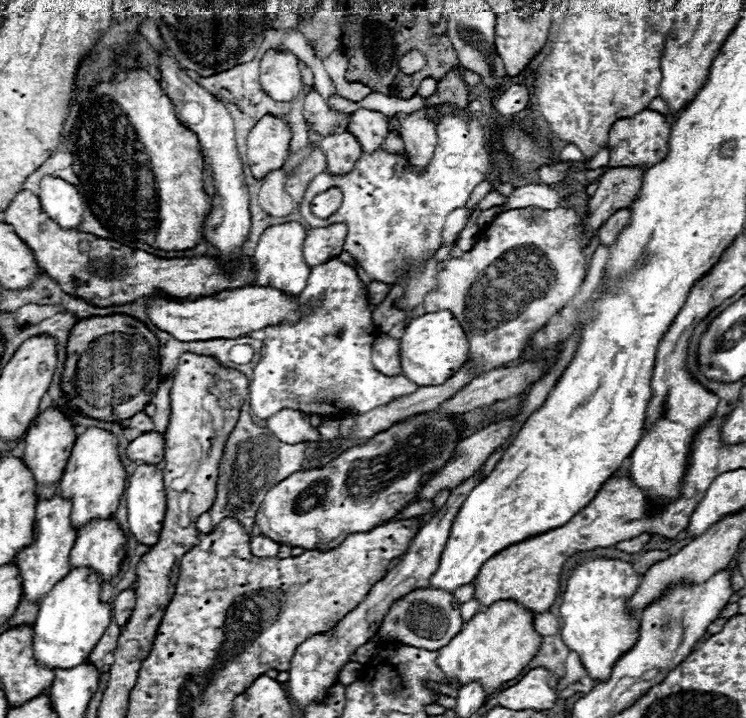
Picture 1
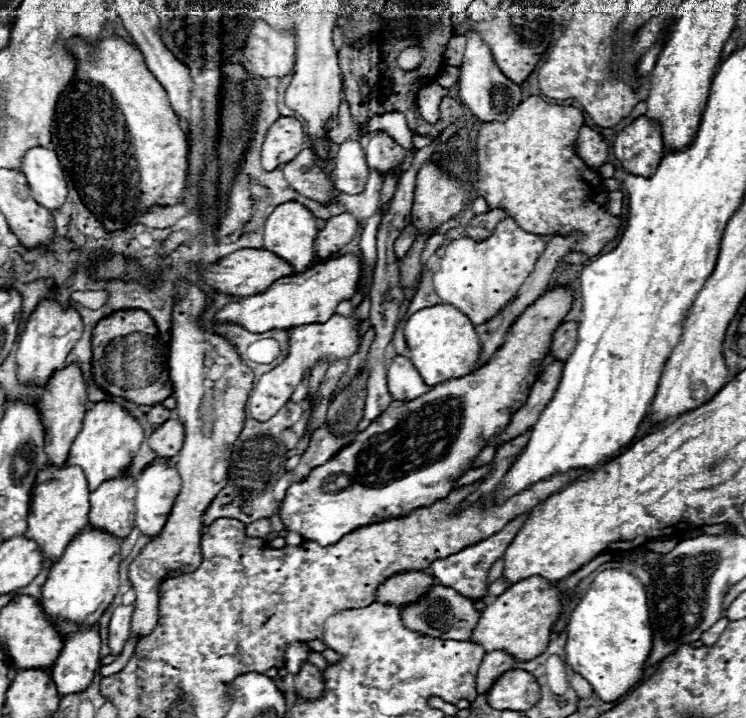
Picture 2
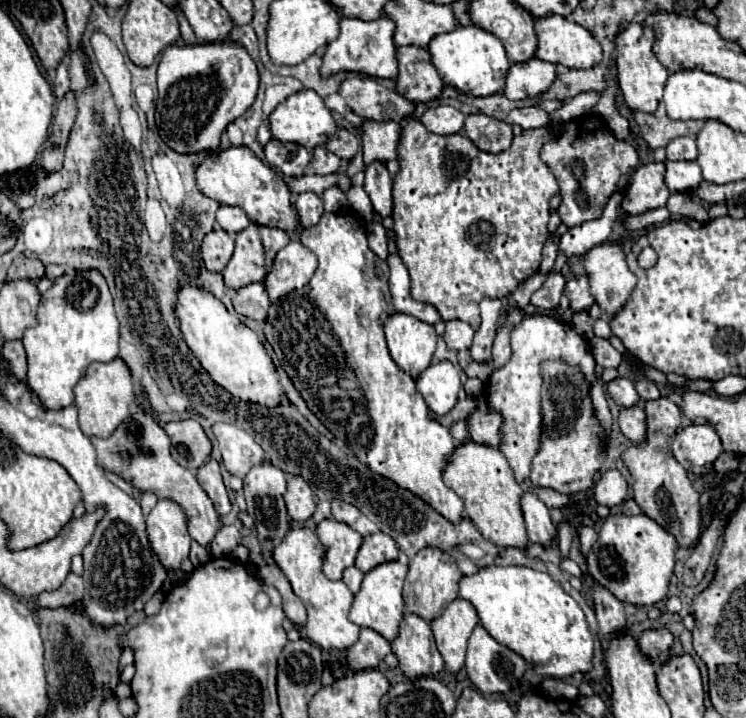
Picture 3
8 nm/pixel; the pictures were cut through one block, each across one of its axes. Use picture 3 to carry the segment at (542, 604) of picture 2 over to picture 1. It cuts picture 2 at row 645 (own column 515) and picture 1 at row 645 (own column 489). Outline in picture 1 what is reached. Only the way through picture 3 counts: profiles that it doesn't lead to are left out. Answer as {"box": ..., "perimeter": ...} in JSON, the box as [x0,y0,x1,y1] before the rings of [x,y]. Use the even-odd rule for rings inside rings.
{"box":[436,600,542,696],"perimeter":[[[500,600],[466,622],[450,644],[438,650],[436,664],[448,682],[458,682],[460,686],[480,682],[484,694],[492,696],[504,682],[514,680],[528,666],[538,654],[540,642],[542,636],[534,630],[534,614],[526,612],[512,600]]]}

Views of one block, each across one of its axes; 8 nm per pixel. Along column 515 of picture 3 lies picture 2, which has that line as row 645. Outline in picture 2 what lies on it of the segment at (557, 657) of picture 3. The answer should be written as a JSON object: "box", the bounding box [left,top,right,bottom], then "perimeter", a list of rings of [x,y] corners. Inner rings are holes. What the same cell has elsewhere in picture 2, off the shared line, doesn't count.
{"box":[566,570,652,702],"perimeter":[[[626,570],[600,572],[572,610],[566,632],[566,664],[592,684],[600,700],[612,702],[620,698],[642,678],[644,662],[652,648],[652,628],[642,582]]]}

